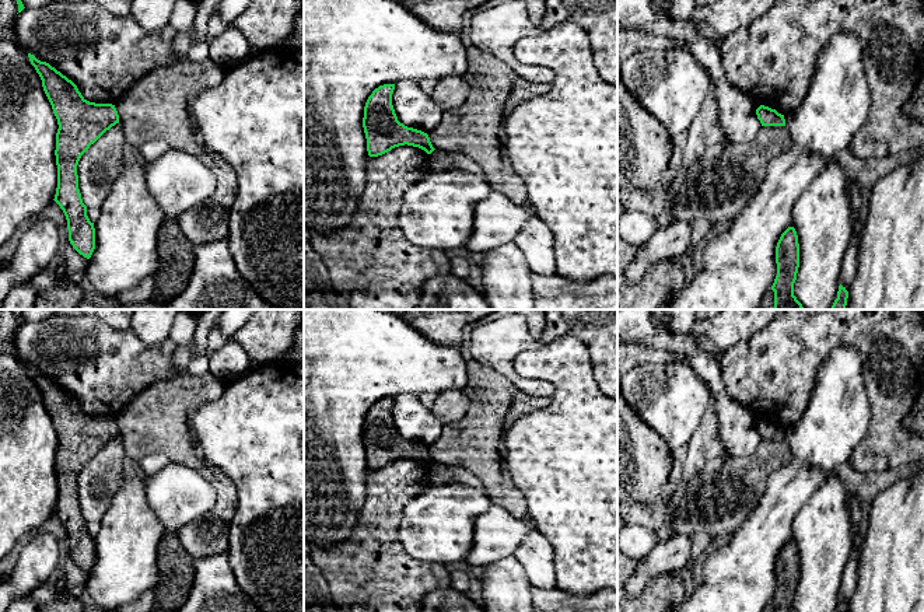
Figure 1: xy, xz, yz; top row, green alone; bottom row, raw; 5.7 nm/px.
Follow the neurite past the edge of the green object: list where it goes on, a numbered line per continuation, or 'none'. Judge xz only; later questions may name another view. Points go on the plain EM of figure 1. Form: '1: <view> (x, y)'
none

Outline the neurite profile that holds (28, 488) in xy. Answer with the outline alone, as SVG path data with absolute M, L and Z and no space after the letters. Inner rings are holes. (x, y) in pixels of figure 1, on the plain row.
M10 349L0 353L0 560L24 534L36 532L55 513L57 443L35 381Z

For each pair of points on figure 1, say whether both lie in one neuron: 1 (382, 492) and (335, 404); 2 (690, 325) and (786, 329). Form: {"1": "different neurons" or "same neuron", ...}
{"1": "different neurons", "2": "different neurons"}

